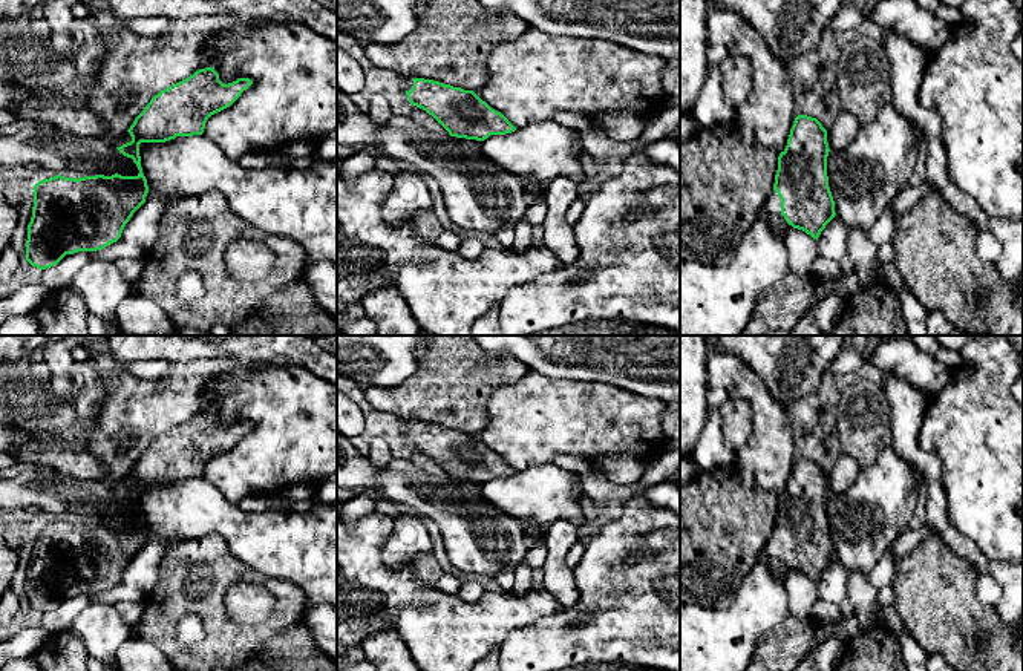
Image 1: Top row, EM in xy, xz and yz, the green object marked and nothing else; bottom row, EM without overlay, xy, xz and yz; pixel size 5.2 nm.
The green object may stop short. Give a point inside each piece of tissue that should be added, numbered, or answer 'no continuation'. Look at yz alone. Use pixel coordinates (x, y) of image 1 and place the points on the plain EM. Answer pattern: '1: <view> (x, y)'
1: yz (772, 552)

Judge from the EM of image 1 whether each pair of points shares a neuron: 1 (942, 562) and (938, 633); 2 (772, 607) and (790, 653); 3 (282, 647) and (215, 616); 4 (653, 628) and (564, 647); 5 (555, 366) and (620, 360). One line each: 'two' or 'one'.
1: one
2: two
3: two
4: one
5: one

